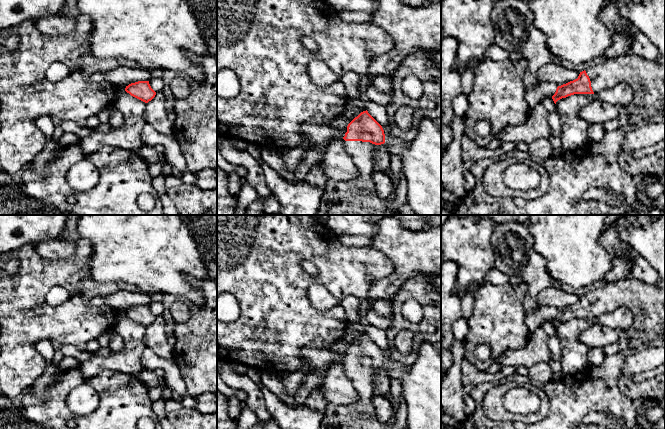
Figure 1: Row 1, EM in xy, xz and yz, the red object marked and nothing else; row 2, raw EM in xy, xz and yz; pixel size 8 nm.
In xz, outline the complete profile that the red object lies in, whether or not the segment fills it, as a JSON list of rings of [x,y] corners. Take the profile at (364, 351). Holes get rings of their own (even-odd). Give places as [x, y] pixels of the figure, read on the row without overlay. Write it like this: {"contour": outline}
{"contour": [[[366,334],[348,348],[343,363],[345,364],[346,376],[351,380],[359,398],[355,403],[349,405],[328,403],[319,429],[390,429],[387,424],[377,419],[375,409],[371,403],[371,398],[375,394],[373,375],[377,369],[385,367],[382,350]]]}

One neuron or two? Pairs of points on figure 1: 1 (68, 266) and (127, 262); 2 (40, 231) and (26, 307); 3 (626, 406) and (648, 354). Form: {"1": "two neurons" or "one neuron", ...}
{"1": "two neurons", "2": "two neurons", "3": "two neurons"}

